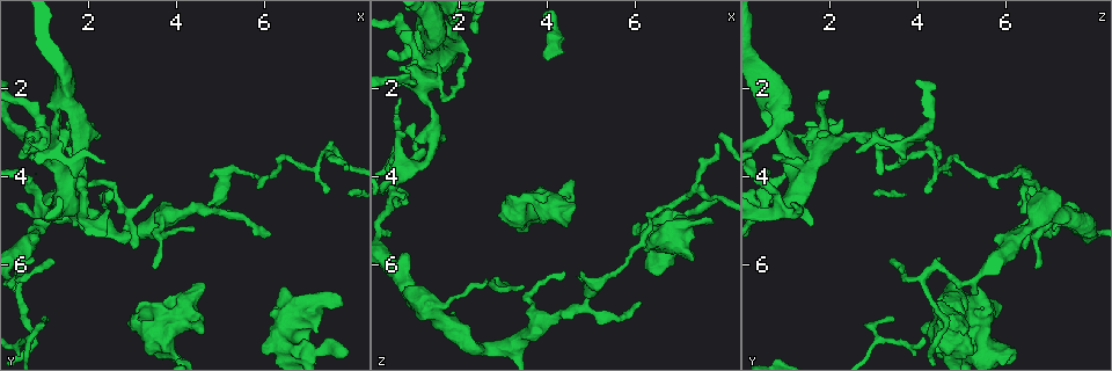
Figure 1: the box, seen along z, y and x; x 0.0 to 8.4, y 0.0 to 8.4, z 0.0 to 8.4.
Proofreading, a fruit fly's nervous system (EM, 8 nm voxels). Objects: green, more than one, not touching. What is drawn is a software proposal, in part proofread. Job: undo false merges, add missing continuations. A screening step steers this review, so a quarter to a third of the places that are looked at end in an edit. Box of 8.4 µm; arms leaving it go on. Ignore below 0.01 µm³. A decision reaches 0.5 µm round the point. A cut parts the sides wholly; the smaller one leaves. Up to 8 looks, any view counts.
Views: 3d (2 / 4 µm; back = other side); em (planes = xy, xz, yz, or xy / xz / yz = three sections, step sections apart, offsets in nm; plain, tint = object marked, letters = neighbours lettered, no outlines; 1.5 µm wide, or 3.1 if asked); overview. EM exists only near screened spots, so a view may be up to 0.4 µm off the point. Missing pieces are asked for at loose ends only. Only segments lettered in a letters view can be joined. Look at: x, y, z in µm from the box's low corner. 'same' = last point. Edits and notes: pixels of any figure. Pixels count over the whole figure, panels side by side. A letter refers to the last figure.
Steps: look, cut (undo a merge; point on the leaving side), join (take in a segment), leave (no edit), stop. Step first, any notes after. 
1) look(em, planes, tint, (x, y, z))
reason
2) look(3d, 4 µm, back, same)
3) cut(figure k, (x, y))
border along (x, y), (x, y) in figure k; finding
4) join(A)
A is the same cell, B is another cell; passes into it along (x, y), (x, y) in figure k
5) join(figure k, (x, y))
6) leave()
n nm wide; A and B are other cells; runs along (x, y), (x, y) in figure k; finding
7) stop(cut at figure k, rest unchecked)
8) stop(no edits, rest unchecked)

look(em, planes, letters, (3.10, 5.70, 6.45))
tapers out

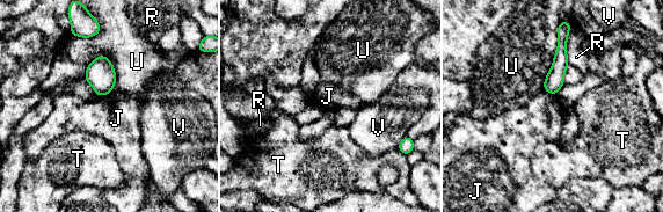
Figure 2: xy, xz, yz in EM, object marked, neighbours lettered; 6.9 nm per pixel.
leave()
J, R, T, U and V are other cells; none of them fits

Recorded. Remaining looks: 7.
look(3d, 4 µm, back, (4.80, 4.75, 6.95))
narrows sharply

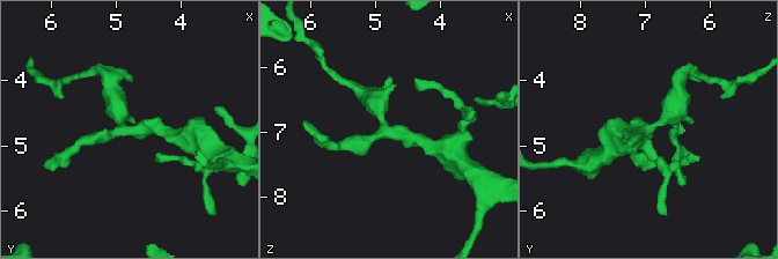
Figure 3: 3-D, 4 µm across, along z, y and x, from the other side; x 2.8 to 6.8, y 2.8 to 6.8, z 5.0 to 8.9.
look(em, planes, plain, (4.80, 4.80, 7.00))
3 arms; arms of 180, 220, 320 nm; need the tissue

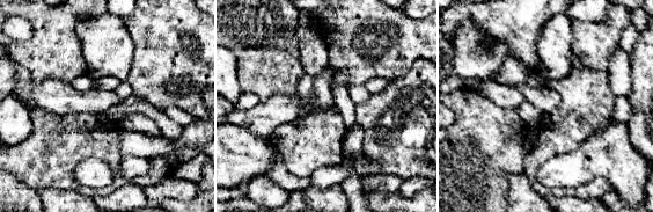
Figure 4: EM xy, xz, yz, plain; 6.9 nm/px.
look(em, planes, letters, same)
what lies round it

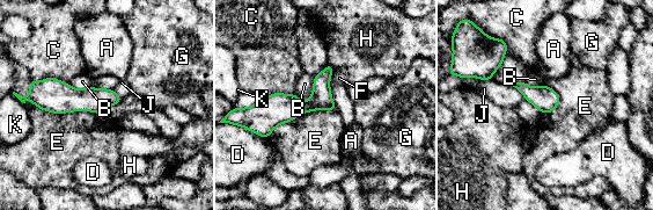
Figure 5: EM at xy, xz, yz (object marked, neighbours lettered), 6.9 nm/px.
leave()
A, B, C, D, E, F, G, H, J and K are other cells; runs along (330, 70), (308, 106), (242, 116) in figure 5; all the same neuron

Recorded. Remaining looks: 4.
look(em, planes, tint, (7.70, 6.70, 4.95))
thick end

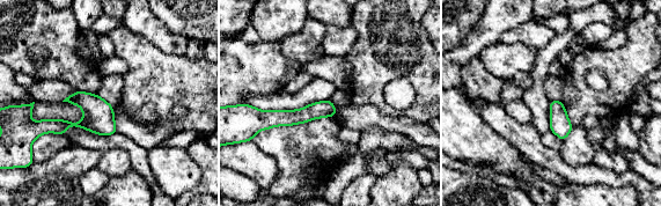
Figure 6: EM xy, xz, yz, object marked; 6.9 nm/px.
look(em, planes, letters, same)

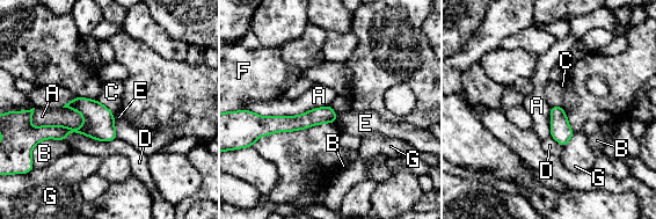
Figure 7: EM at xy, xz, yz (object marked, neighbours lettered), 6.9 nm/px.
leave()
A, B, C, D, E, F and G are other cells; border along (97, 100), (114, 112) in figure 7; no lettered segment goes on from it

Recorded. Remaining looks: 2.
stop(no edits, rest unchecked)

